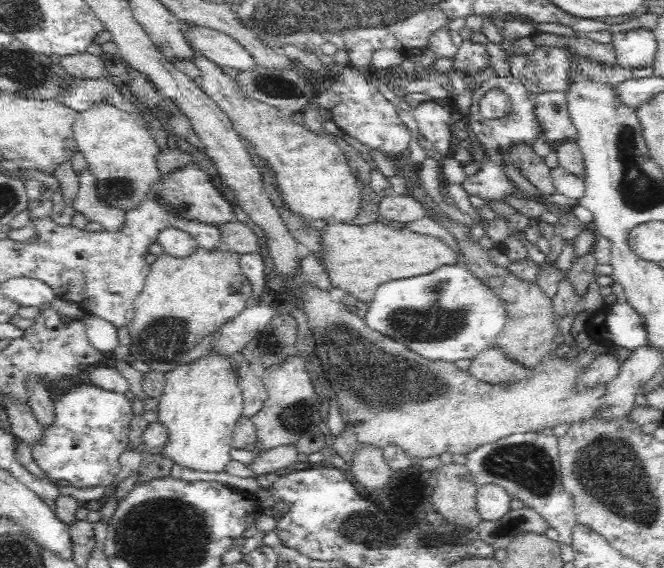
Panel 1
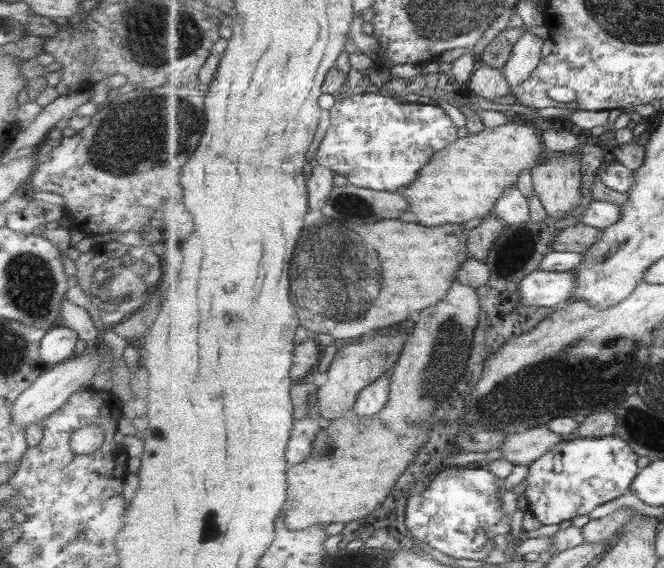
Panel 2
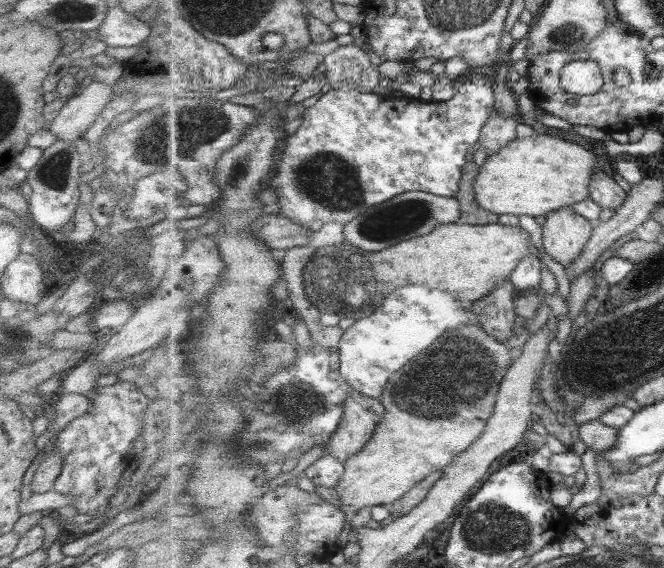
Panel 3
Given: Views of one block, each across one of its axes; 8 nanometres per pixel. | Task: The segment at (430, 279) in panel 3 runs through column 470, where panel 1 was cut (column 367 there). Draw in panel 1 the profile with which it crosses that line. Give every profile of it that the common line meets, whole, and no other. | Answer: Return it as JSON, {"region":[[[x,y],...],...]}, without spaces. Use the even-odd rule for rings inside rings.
{"region":[[[382,220],[366,226],[330,222],[319,231],[321,252],[316,256],[330,277],[332,288],[341,288],[365,304],[381,284],[432,272],[443,264],[458,263],[456,253],[445,242],[406,228],[384,225]]]}

